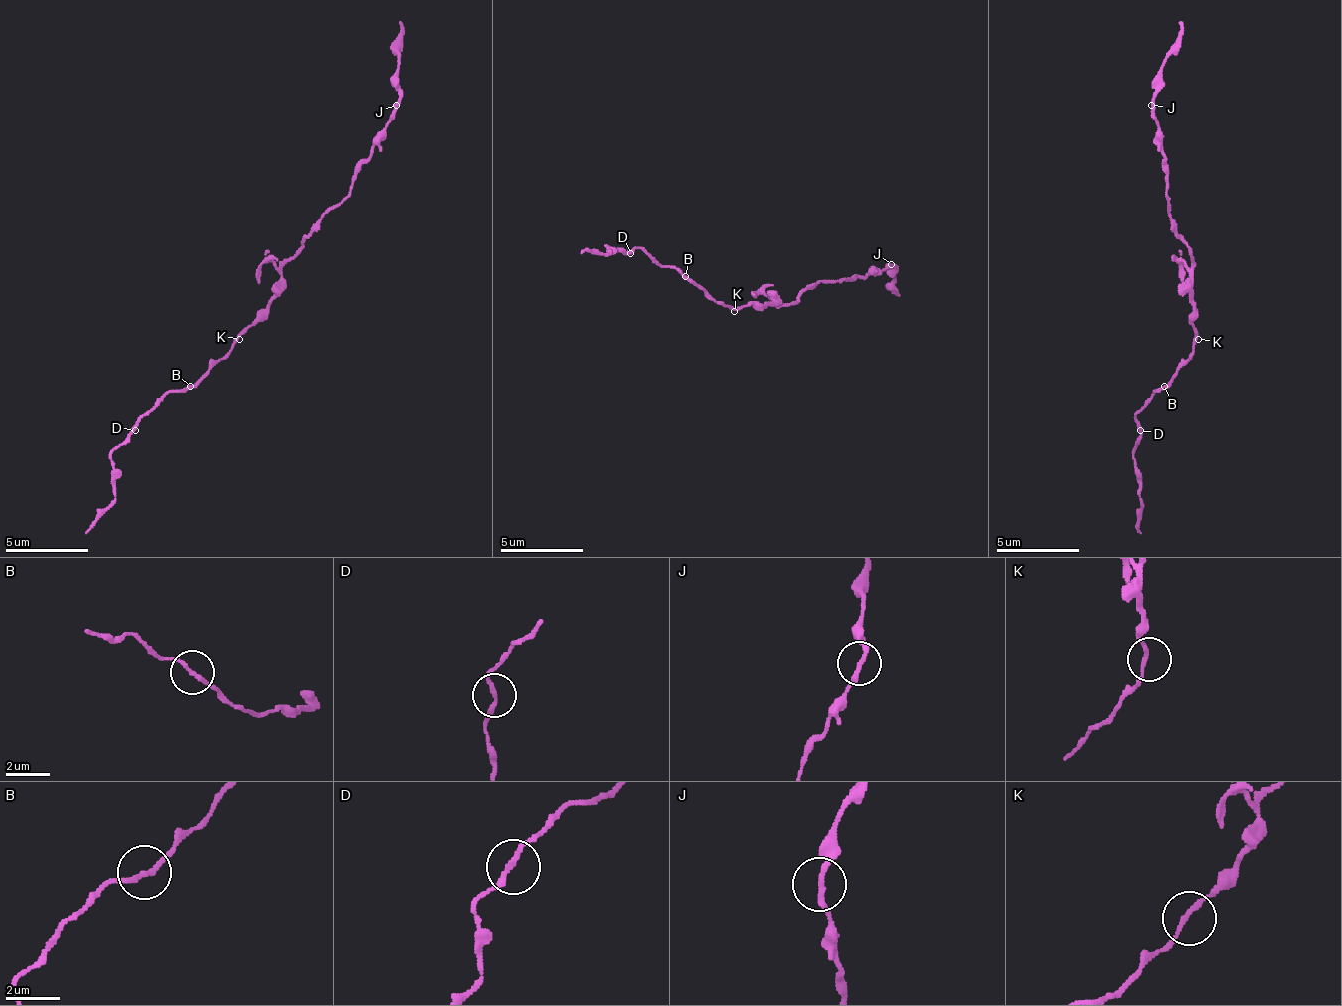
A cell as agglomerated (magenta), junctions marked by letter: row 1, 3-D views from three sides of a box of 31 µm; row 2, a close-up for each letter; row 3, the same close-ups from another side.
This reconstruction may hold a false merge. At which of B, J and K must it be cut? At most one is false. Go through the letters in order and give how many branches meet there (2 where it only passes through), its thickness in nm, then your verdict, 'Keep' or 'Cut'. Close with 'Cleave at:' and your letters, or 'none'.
B: Branches: 2. Thickness 160 nm. Keep
J: Branches: 2. Thickness 200 nm. Keep
K: Branches: 2. Thickness 160 nm. Keep
Cleave at: none

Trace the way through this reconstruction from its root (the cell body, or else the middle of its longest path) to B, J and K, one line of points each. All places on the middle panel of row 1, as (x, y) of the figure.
B: (772, 307), (722, 307), (688, 278), (684, 278)
J: (772, 307), (788, 307), (805, 290), (813, 290), (822, 282), (863, 278), (884, 265), (892, 265)
K: (772, 307), (738, 307), (734, 311)

